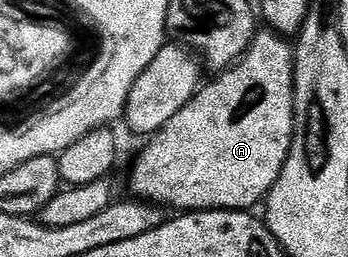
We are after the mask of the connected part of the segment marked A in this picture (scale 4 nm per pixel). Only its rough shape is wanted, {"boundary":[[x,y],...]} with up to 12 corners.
{"boundary":[[268,28],[146,141],[134,199],[249,212],[293,143]]}

